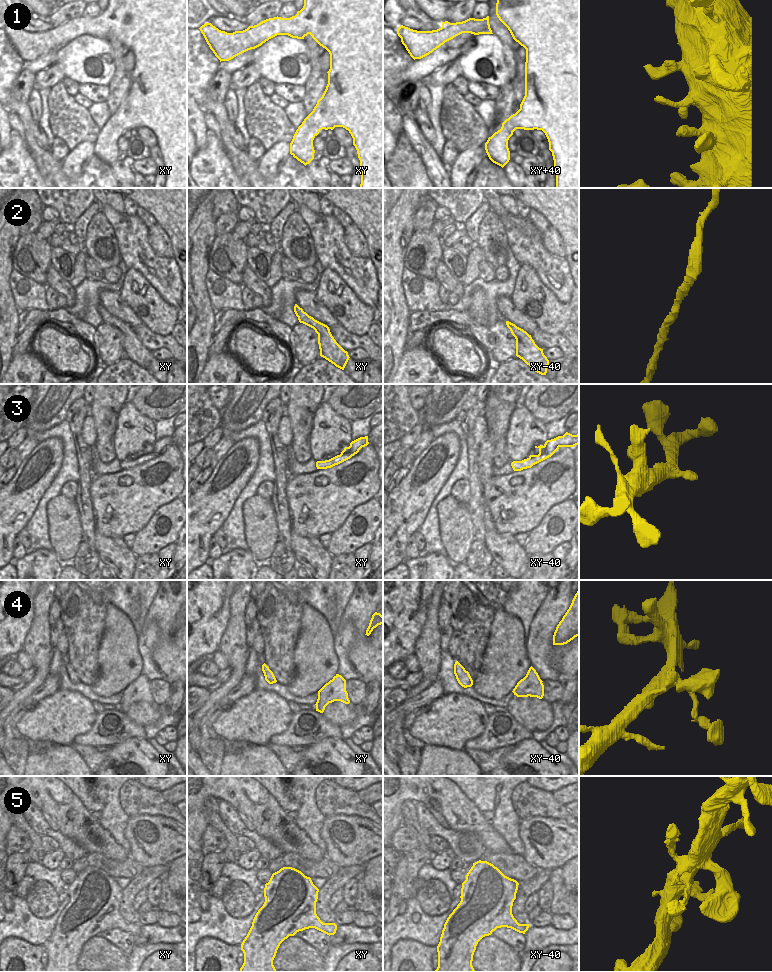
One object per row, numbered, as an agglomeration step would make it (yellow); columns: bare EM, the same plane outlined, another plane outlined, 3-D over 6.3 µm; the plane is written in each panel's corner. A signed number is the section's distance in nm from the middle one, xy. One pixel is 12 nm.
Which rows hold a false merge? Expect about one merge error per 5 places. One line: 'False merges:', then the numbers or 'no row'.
False merges: no row

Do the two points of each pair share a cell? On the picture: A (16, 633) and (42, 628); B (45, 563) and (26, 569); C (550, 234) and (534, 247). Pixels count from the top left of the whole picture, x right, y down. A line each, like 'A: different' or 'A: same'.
A: different
B: same
C: different

